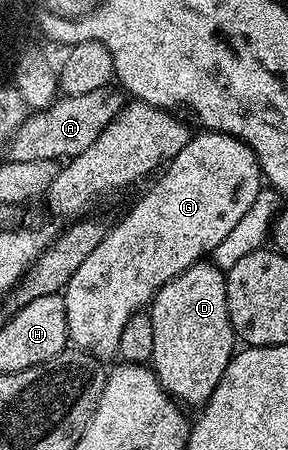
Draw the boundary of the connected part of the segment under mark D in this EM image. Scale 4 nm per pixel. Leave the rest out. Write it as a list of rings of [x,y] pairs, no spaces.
[[[198,262],[181,275],[171,278],[153,295],[147,308],[151,318],[151,330],[155,334],[155,350],[151,367],[157,373],[157,381],[166,392],[182,405],[204,405],[215,386],[225,377],[229,361],[235,355],[235,333],[227,314],[227,286],[225,272],[211,262]]]

